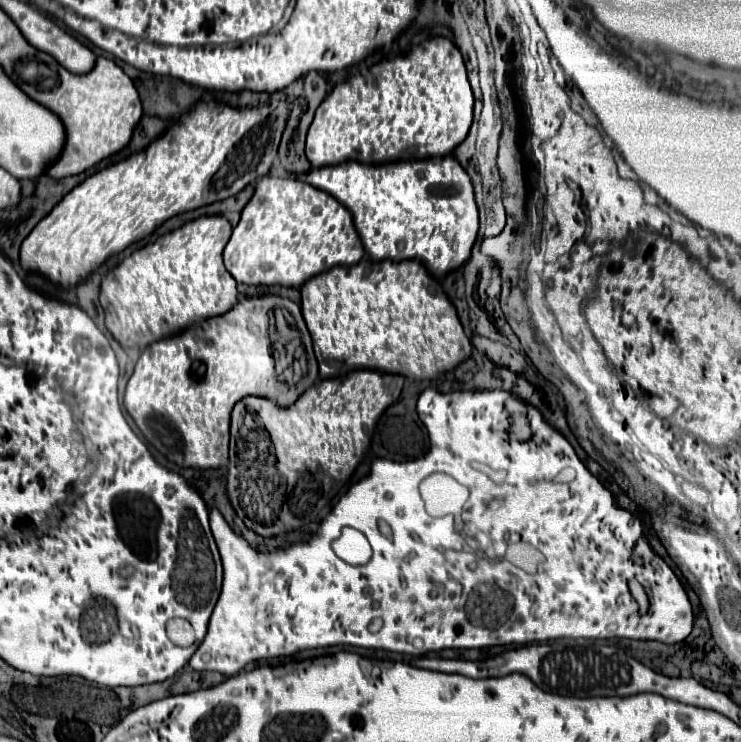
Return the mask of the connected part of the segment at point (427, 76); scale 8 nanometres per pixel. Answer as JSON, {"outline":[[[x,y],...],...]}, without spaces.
{"outline":[[[434,37],[412,47],[404,57],[392,57],[386,63],[376,63],[364,73],[358,71],[344,83],[338,83],[316,111],[306,139],[306,157],[312,167],[338,165],[344,161],[374,165],[402,159],[426,159],[434,155],[444,157],[468,135],[472,125],[472,107],[474,97],[458,47],[450,39]]]}

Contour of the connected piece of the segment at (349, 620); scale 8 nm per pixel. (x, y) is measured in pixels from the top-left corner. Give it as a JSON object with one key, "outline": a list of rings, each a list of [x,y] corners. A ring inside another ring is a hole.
{"outline":[[[472,387],[450,393],[426,389],[418,397],[416,411],[428,429],[430,451],[414,461],[374,459],[370,473],[340,497],[328,517],[324,517],[322,527],[312,541],[294,543],[272,553],[260,553],[230,527],[216,507],[212,507],[210,527],[222,557],[224,583],[208,625],[208,635],[192,655],[190,667],[194,671],[218,671],[232,677],[250,661],[330,645],[426,655],[442,649],[530,645],[562,637],[618,637],[660,641],[668,645],[684,641],[692,633],[694,613],[682,583],[658,555],[642,567],[632,561],[632,549],[642,535],[641,521],[616,505],[614,495],[586,469],[566,437],[550,427],[534,405],[528,405],[528,423],[532,427],[530,441],[512,445],[508,441],[512,415],[504,407],[504,393],[506,391],[500,389],[488,391]],[[436,471],[450,473],[470,491],[460,531],[454,517],[434,519],[426,516],[418,485],[424,477]],[[566,471],[574,473],[574,479],[570,483],[558,481],[558,475]],[[342,527],[354,527],[368,537],[374,551],[368,565],[352,567],[334,555],[330,543],[340,537]],[[506,533],[510,539],[530,541],[540,549],[546,561],[537,571],[506,567],[506,563],[498,561]],[[630,579],[638,579],[646,589],[650,599],[646,615],[640,615],[638,603],[628,589]]]}

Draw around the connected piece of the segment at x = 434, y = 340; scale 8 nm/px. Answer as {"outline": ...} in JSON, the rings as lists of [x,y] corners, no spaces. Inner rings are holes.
{"outline":[[[362,259],[356,265],[338,265],[314,275],[302,287],[302,315],[314,341],[314,353],[320,365],[320,377],[340,377],[352,369],[380,369],[416,379],[434,379],[440,373],[464,361],[472,343],[466,337],[456,309],[442,291],[440,281],[428,275],[428,269],[416,261],[370,261]]]}

